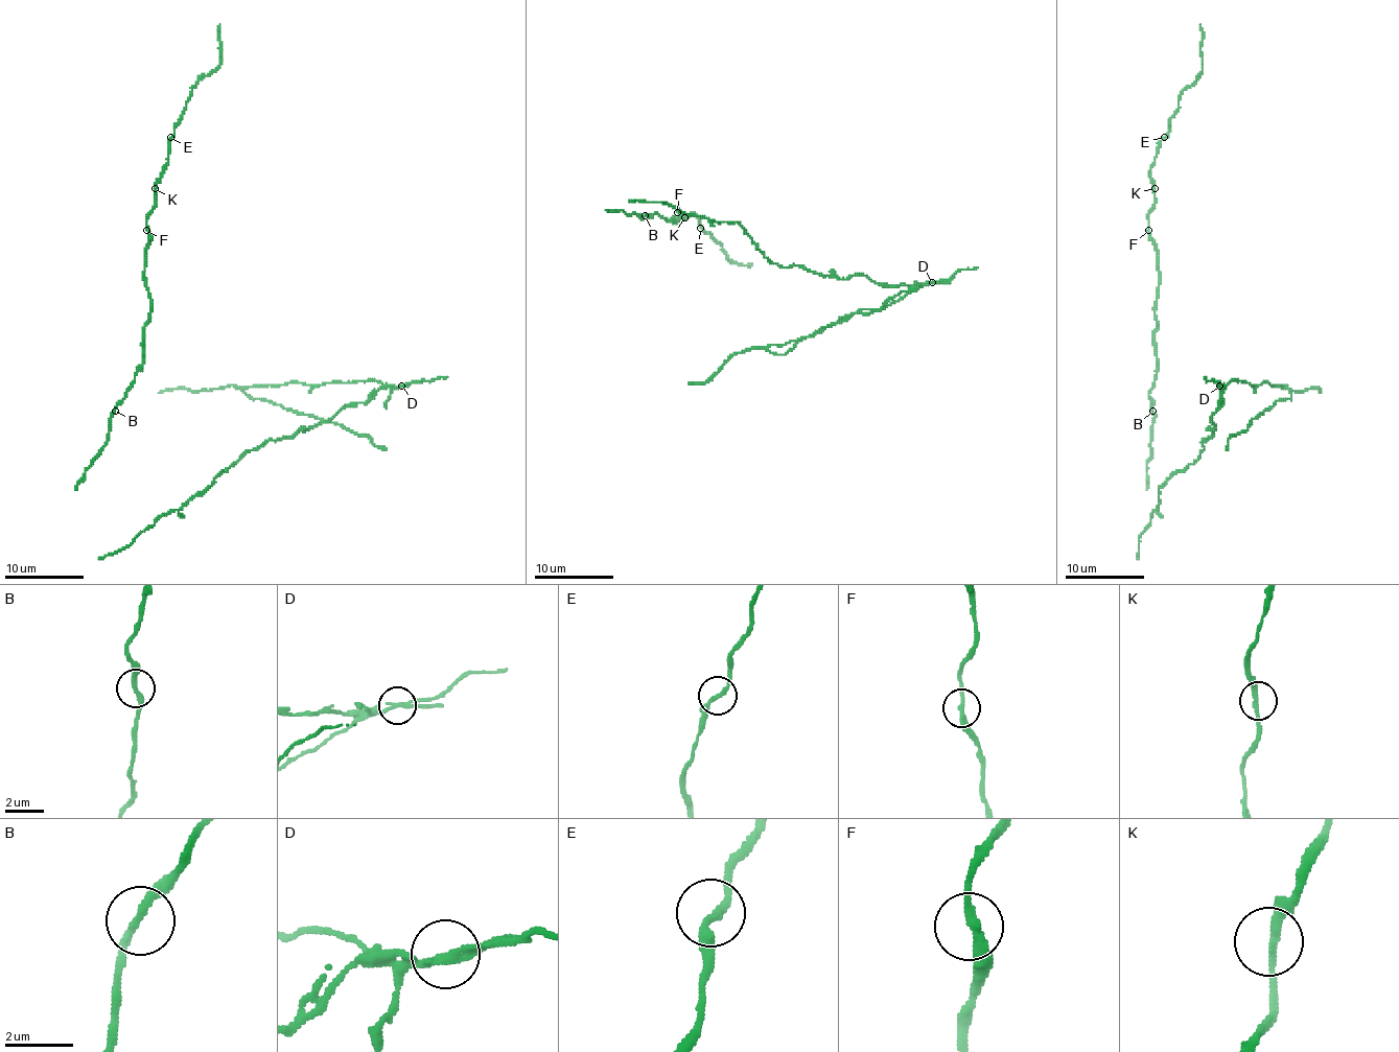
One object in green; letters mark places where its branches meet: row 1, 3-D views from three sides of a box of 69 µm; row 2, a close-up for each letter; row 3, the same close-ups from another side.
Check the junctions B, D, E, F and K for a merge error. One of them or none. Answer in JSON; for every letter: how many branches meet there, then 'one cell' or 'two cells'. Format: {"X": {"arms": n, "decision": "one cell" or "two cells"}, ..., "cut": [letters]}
{"B": {"arms": 2, "decision": "one cell"}, "D": {"arms": 2, "decision": "two cells"}, "E": {"arms": 2, "decision": "one cell"}, "F": {"arms": 2, "decision": "one cell"}, "K": {"arms": 2, "decision": "one cell"}, "cut": ["D"]}

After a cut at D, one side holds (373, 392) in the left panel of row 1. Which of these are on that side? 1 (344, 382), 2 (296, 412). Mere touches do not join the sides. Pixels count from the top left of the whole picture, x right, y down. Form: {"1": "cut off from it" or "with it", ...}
{"1": "cut off from it", "2": "cut off from it"}

